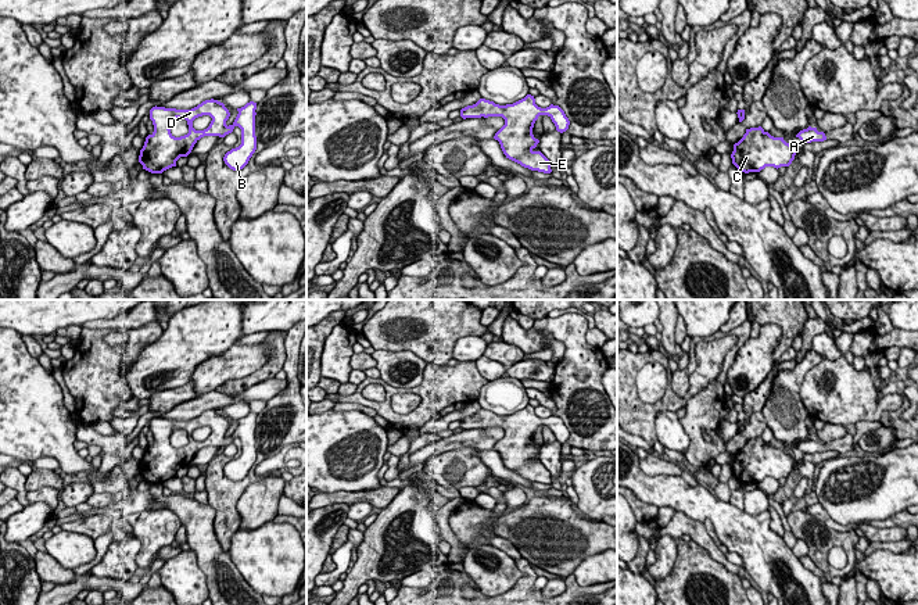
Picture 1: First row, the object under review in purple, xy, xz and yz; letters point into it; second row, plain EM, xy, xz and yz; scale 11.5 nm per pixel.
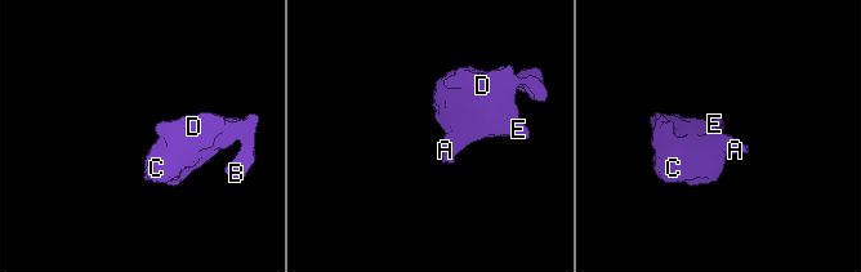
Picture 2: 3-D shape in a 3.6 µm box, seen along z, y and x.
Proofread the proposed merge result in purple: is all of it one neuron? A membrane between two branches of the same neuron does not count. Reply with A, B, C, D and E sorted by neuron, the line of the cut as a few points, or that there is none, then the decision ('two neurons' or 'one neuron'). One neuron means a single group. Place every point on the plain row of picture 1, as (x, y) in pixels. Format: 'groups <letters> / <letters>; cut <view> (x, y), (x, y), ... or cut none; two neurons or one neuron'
groups A B C D E; cut none; one neuron

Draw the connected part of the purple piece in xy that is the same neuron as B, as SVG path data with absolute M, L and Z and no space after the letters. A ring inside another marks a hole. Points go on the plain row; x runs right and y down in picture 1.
M214 409L205 411L191 420L155 416L150 420L150 430L153 432L154 443L146 448L144 457L140 461L139 473L143 476L143 480L151 484L162 484L164 482L176 477L176 472L180 468L187 468L201 448L225 448L239 437L241 440L241 455L227 462L223 472L230 480L240 482L248 475L257 461L255 420L257 414L254 412L237 419L239 425L234 433L227 437L226 432L230 427L229 420L223 414ZM202 426L209 426L212 432L207 440L196 441L193 438L193 432ZM176 429L187 432L187 445L175 448L171 444L171 434Z

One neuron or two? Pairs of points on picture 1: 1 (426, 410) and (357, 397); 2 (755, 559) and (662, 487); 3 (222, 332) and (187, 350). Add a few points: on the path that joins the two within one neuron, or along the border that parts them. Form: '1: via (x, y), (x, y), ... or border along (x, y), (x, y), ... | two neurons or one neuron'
1: via (409, 419), (395, 419), (373, 404) | one neuron
2: via (743, 534), (717, 511), (689, 500) | one neuron
3: via (214, 332), (205, 332), (196, 342) | one neuron

